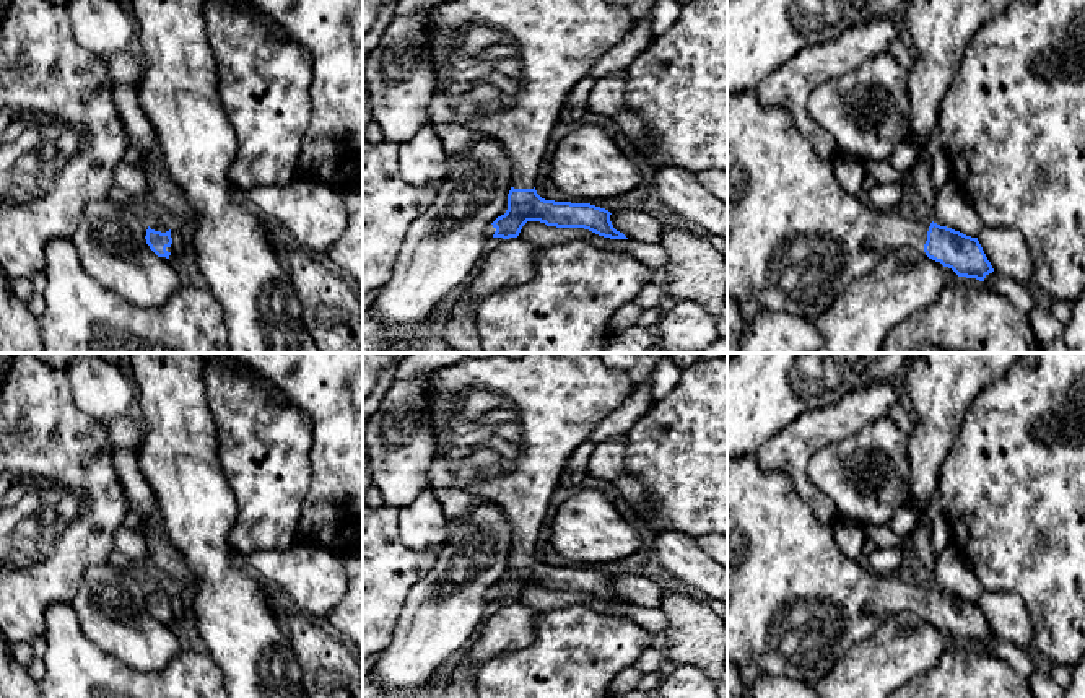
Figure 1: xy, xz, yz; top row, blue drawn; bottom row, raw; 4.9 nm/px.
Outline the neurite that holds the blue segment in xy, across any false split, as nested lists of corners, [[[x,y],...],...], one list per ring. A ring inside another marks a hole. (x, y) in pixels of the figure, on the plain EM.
[[[153,582],[146,594],[146,609],[158,622],[169,623],[171,620],[171,592],[172,589],[166,582]]]

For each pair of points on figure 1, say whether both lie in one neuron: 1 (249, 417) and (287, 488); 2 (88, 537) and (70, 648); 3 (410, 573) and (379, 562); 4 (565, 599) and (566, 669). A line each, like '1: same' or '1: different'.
1: same
2: different
3: same
4: different

